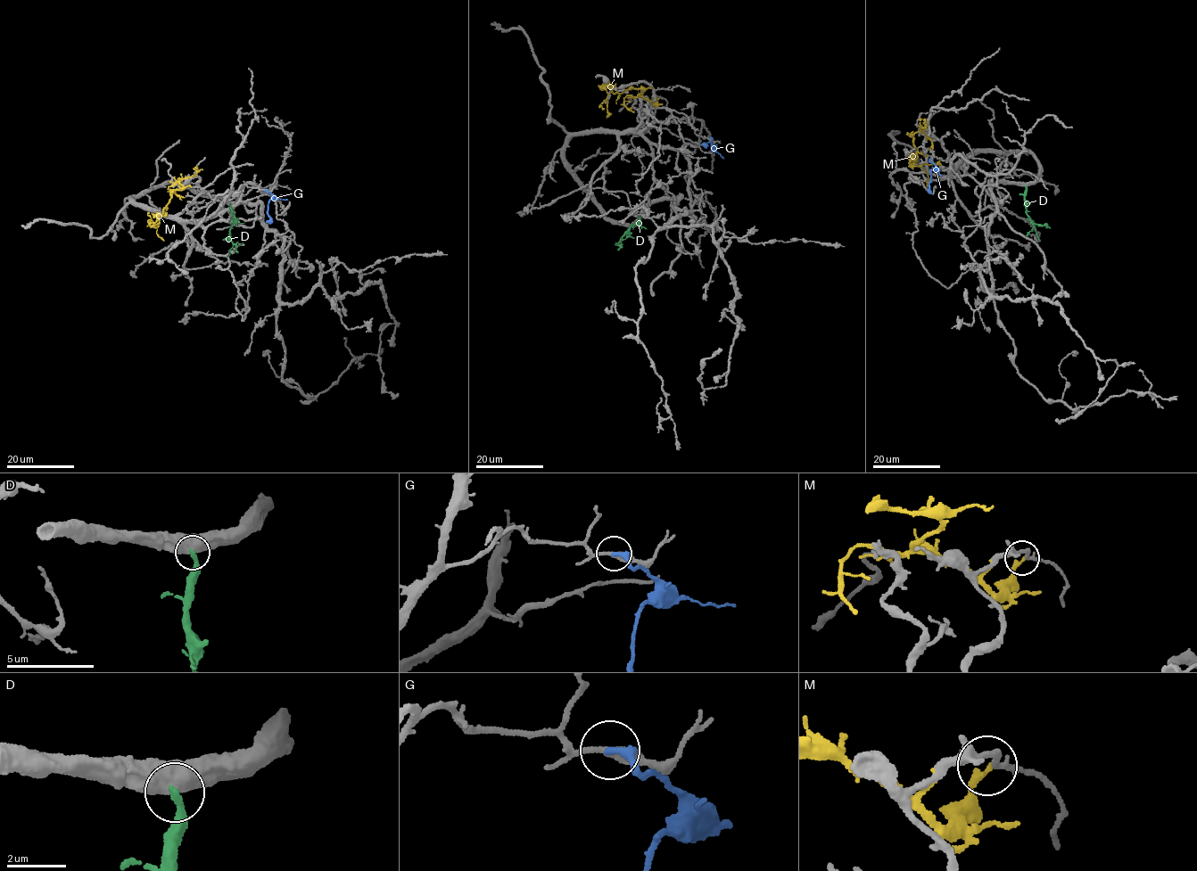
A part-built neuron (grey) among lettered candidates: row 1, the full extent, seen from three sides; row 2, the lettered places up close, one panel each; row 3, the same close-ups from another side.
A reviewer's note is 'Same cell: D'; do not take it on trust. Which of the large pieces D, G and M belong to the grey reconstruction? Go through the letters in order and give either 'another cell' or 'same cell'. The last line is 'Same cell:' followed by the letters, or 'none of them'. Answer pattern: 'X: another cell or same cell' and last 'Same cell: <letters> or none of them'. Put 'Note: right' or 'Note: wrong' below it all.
D: another cell
G: another cell
M: another cell
Same cell: none of them
Note: wrong

